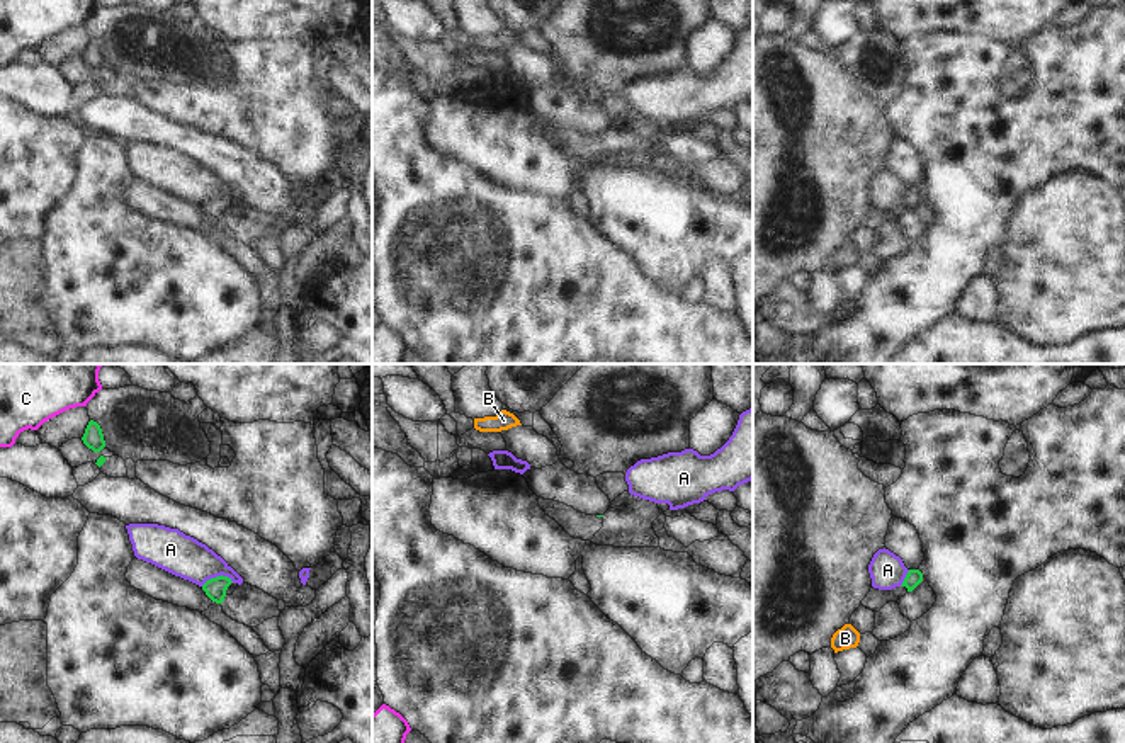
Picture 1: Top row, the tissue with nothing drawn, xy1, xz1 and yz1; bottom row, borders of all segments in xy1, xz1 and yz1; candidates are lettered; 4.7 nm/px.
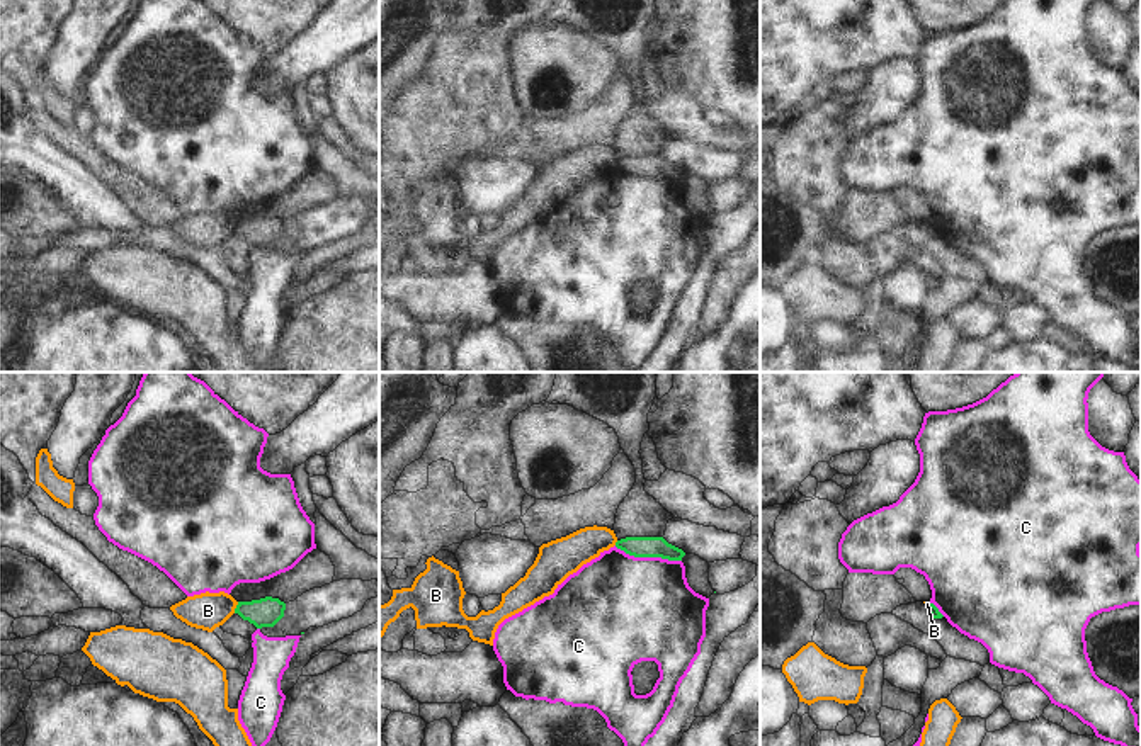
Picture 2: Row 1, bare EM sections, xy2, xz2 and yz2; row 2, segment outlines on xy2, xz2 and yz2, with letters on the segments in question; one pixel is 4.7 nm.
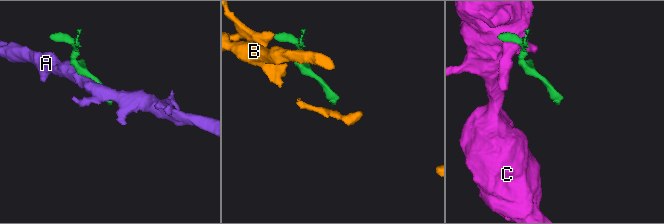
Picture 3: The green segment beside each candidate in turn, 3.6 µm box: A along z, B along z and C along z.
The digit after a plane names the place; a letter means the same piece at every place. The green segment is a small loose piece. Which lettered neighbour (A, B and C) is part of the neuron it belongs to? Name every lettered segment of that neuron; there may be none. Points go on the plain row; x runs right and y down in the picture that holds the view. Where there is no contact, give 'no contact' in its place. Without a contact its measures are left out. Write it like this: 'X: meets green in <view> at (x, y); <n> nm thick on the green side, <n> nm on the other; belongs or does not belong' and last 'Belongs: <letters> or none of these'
A: meets green in xy1 at (216, 196); 100 nm thick on the green side, 200 nm on the other; does not belong
B: meets green in xy2 at (237, 226); 140 nm thick on the green side, 180 nm on the other; does not belong
C: meets green in xz2 at (648, 175); 100 nm thick on the green side, 480 nm on the other; does not belong
Belongs: none of these

